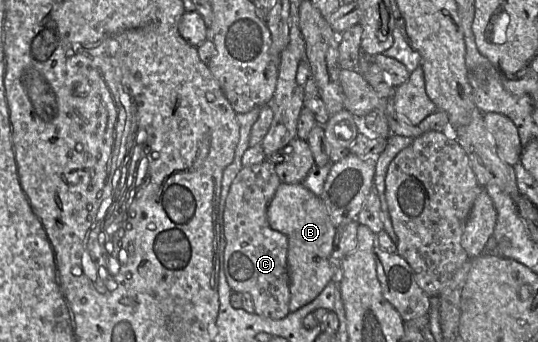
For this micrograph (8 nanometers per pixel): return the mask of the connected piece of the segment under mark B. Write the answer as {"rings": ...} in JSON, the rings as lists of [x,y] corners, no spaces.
{"rings":[[[280,183],[268,206],[267,219],[273,230],[288,238],[289,311],[295,312],[312,302],[331,280],[337,278],[336,268],[332,266],[330,258],[336,227],[332,224],[321,197],[302,183]]]}

